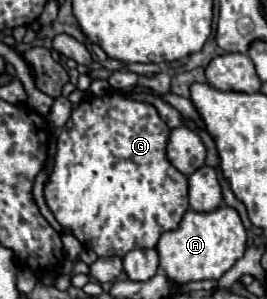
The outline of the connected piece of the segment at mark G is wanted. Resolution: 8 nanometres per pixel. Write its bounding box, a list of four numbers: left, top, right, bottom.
[45,91,189,257]

